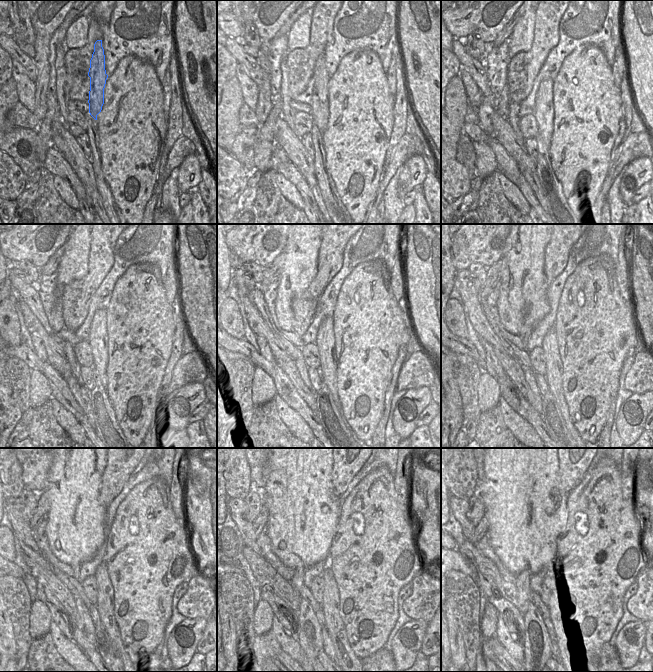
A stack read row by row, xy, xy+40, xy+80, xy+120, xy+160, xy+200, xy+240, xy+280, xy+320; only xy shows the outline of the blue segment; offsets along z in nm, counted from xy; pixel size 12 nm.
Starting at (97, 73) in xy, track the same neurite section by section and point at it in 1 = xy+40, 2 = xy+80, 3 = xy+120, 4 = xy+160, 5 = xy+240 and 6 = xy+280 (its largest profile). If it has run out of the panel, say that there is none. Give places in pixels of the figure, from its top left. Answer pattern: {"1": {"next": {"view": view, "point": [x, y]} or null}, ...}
{"1": {"next": {"view": "xy+40", "point": [320, 110]}}, "2": {"next": {"view": "xy+80", "point": [544, 114]}}, "3": {"next": {"view": "xy+120", "point": [98, 338]}}, "4": {"next": {"view": "xy+160", "point": [325, 338]}}, "5": {"next": {"view": "xy+240", "point": [105, 603]}}, "6": {"next": {"view": "xy+280", "point": [330, 606]}}}

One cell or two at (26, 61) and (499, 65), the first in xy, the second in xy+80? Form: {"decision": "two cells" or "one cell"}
{"decision": "two cells"}

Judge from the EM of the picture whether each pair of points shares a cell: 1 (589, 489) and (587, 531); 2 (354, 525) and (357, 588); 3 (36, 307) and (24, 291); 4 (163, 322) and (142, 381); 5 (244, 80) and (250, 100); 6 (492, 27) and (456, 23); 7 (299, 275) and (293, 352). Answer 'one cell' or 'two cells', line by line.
1: one cell
2: one cell
3: one cell
4: one cell
5: one cell
6: one cell
7: two cells

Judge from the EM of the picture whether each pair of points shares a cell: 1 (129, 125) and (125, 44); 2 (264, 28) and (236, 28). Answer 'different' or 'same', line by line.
1: different
2: same

